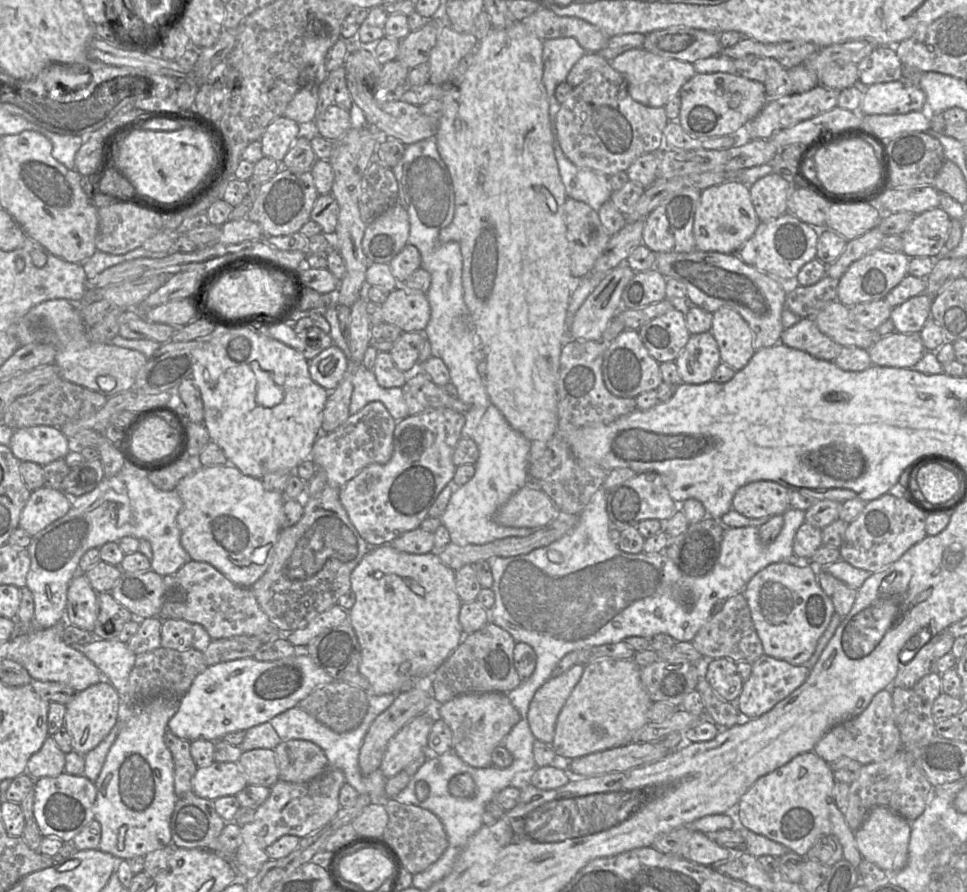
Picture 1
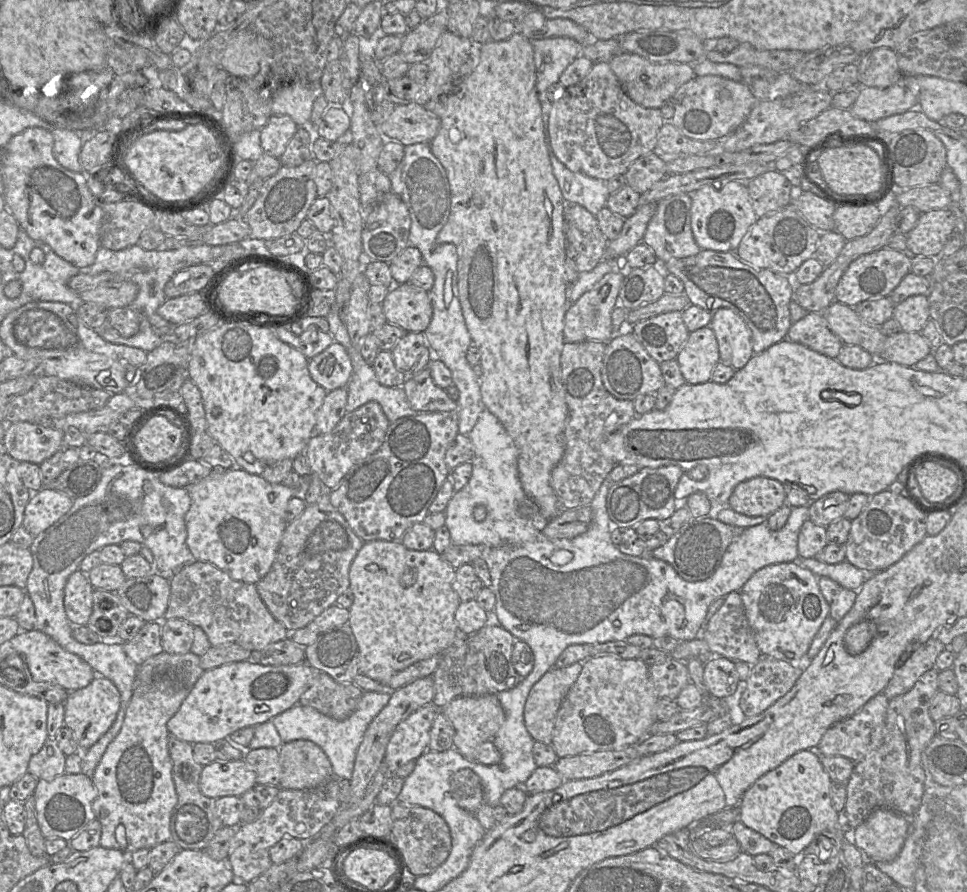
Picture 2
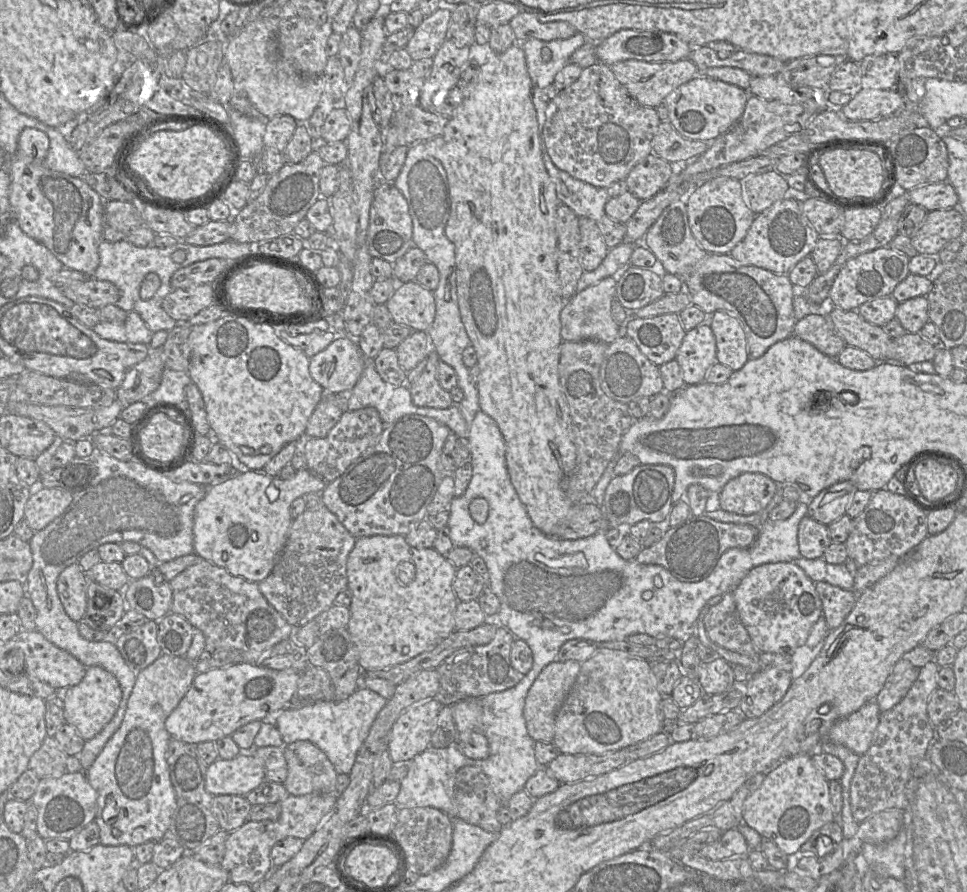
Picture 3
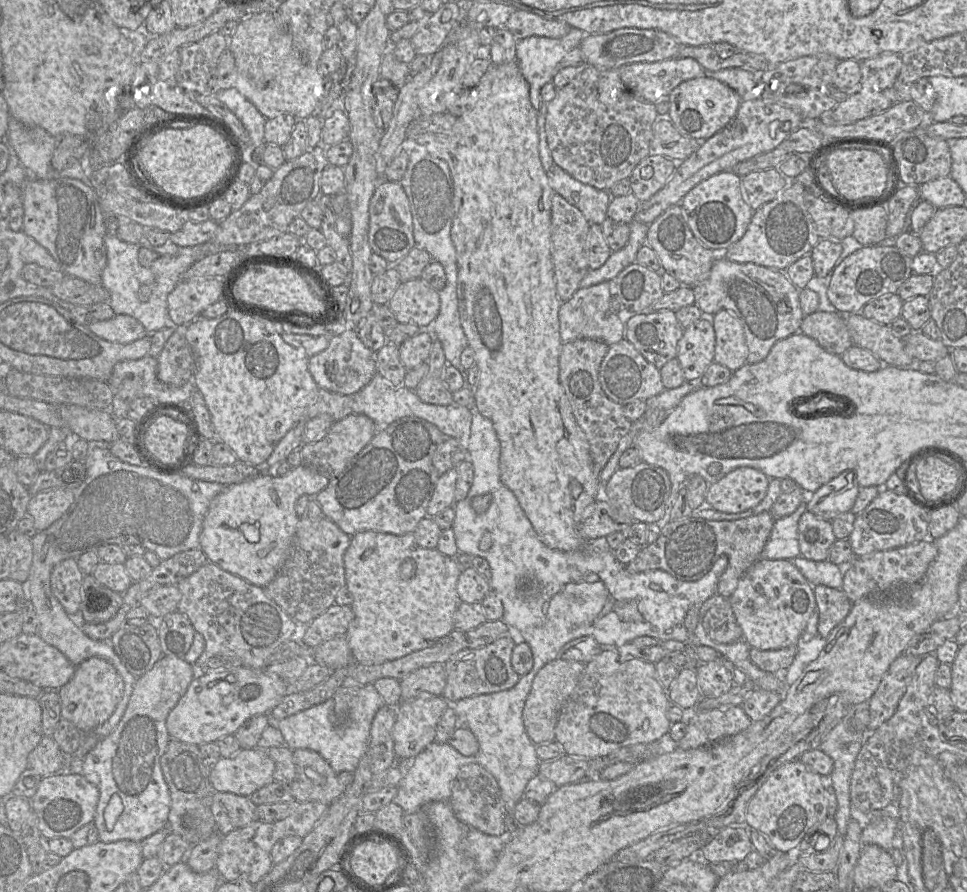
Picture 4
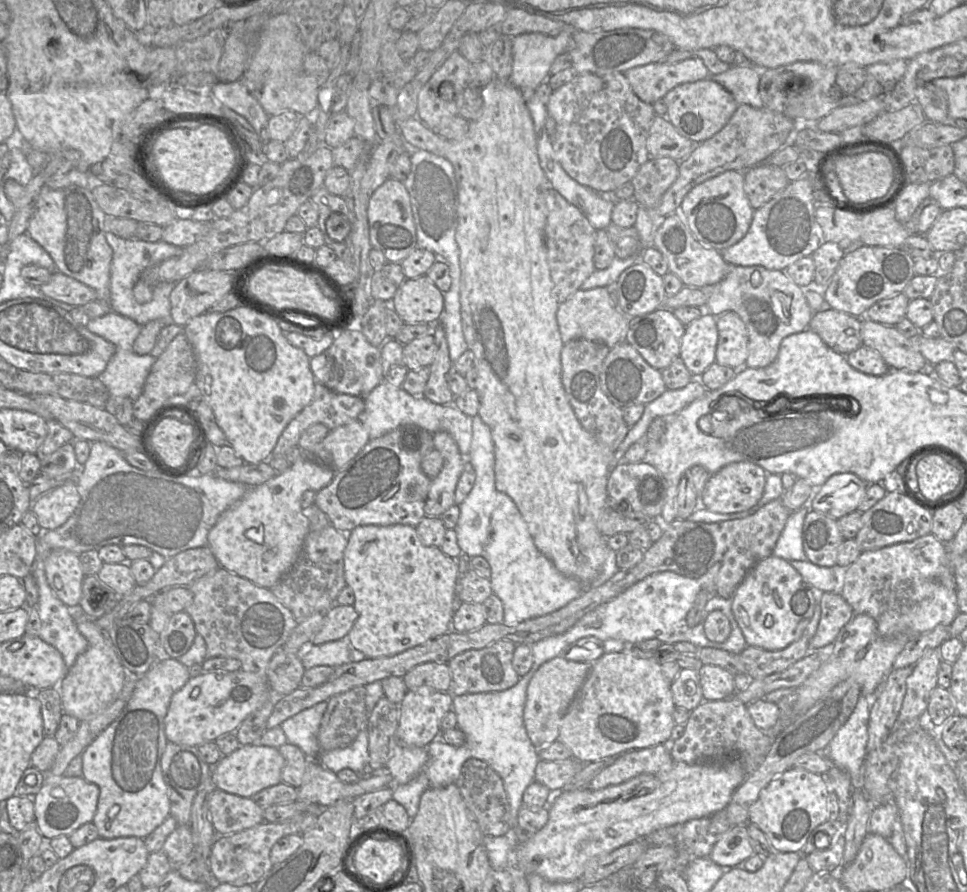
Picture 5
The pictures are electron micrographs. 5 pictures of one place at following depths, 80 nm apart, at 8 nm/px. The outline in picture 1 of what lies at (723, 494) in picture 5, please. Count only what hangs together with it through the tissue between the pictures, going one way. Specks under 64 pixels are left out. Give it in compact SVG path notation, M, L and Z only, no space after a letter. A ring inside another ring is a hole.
M754 481L736 491L732 508L748 518L783 515L791 507L790 491L774 481Z

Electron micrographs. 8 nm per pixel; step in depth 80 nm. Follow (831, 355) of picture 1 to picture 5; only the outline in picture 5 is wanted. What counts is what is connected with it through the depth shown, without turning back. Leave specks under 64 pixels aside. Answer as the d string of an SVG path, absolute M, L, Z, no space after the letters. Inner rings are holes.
M833 308L814 312L808 328L828 347L844 356L863 345L861 318Z

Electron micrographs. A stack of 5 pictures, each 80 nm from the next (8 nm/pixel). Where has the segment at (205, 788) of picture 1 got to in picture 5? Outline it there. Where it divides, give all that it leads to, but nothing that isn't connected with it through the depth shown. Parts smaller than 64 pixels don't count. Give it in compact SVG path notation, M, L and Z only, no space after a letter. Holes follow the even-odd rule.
M259 743L240 745L234 752L222 756L212 767L212 780L217 789L243 798L251 798L265 788L281 783L284 758L278 748L262 746Z

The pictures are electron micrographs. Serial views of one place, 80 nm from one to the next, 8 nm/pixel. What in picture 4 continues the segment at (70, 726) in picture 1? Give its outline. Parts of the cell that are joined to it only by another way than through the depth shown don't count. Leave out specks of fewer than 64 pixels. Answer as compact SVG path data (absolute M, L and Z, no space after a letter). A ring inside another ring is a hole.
M90 657L76 666L71 680L58 692L61 717L72 722L82 733L87 733L101 726L113 714L124 695L124 682L108 661L100 657Z

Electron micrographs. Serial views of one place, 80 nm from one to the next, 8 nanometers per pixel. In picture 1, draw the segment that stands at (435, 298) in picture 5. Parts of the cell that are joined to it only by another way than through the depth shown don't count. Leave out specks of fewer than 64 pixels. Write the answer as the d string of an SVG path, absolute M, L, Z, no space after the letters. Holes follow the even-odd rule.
M403 285L389 293L381 308L383 321L403 332L423 333L431 317L426 293L409 291Z

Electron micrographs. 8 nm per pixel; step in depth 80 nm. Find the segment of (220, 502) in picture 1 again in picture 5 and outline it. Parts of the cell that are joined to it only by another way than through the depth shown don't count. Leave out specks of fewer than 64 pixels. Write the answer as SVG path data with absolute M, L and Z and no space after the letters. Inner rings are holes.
M302 456L282 474L277 474L263 484L249 487L238 502L220 515L208 533L208 547L220 567L260 587L271 589L295 563L310 532L307 512L301 506L303 493L308 490L320 491L332 481L335 474L336 472L330 467Z

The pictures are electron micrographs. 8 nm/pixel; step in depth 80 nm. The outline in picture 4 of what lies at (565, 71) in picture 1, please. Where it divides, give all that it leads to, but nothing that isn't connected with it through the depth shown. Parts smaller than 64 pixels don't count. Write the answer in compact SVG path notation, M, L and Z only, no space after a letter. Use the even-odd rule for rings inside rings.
M571 28L561 38L530 36L518 40L516 62L528 82L530 101L537 112L544 103L541 88L551 82L559 62L569 51L579 47L585 36L580 29Z

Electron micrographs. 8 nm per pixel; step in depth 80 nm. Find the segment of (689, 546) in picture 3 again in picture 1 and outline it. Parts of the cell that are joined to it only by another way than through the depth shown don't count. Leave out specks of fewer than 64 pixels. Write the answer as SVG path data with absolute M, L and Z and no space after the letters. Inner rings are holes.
M710 516L690 523L687 530L671 539L664 553L685 574L701 577L709 573L719 556L725 527Z

